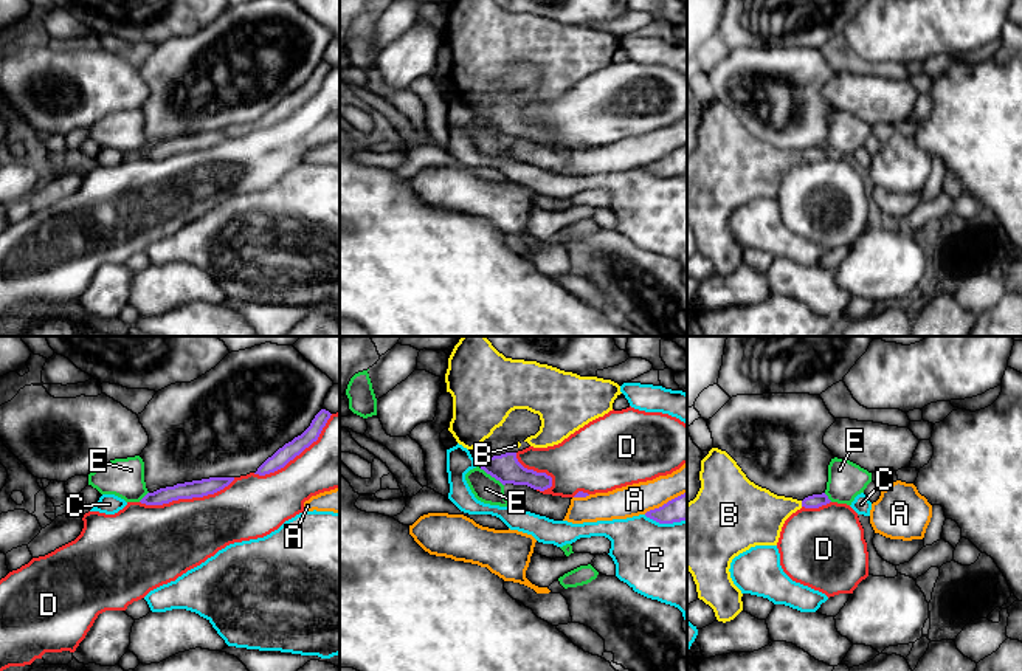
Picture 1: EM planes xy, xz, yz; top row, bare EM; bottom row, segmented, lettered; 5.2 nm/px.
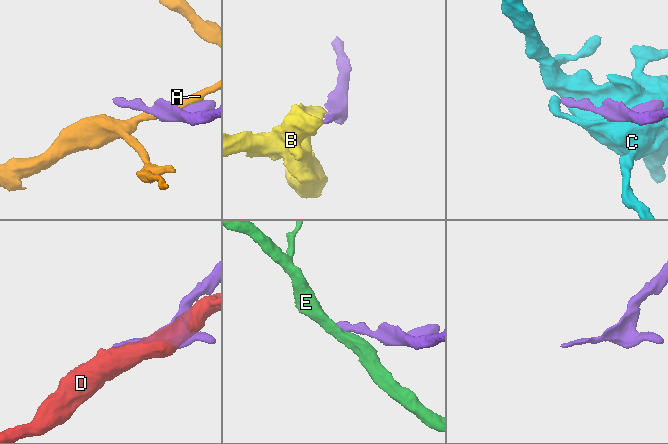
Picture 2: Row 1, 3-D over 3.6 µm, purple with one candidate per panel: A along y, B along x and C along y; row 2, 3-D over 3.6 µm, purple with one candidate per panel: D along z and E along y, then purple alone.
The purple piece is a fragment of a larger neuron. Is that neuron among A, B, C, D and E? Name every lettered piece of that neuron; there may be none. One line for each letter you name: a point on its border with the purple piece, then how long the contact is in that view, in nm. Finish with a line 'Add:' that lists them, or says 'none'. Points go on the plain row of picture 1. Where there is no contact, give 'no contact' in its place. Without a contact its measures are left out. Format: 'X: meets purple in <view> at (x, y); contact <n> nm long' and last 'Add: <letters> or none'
B: meets purple in yz at (802, 157); contact 30 nm long
Add: B

